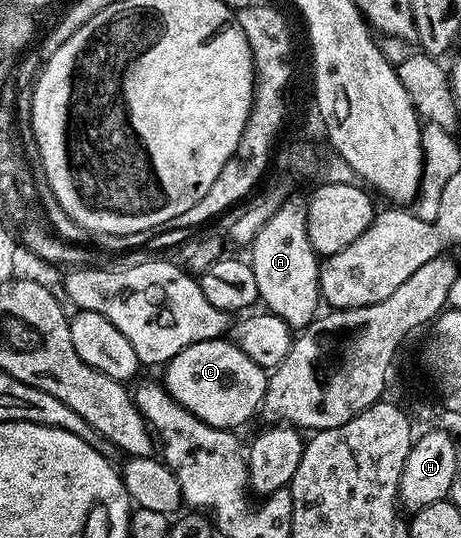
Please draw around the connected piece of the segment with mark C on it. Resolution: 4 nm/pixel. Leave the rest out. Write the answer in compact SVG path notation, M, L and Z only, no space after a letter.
M225 337L204 340L184 348L170 362L165 363L166 391L177 400L192 416L204 420L204 424L221 430L237 431L255 413L259 413L266 398L267 371L256 364L232 340Z

